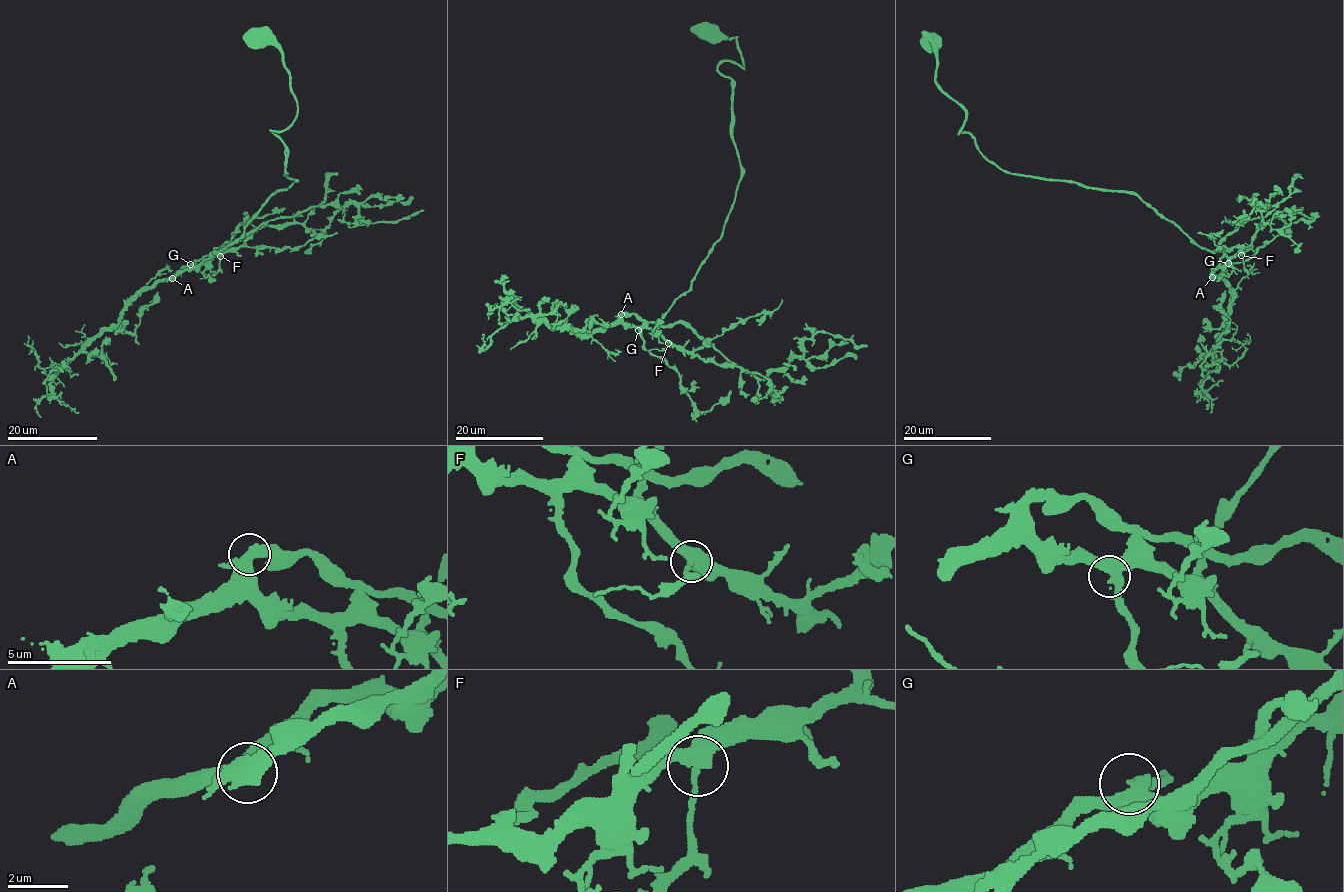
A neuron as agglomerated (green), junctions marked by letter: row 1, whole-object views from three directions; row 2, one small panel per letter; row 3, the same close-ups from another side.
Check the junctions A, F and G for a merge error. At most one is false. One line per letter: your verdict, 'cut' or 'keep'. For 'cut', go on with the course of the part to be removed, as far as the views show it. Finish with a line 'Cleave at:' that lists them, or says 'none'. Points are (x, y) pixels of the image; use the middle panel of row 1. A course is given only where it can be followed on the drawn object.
A: keep
F: keep
G: keep
Cleave at: none

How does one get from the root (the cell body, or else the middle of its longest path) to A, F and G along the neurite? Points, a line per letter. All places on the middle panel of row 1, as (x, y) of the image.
A: (706, 29), (735, 37), (743, 61), (718, 66), (732, 80), (734, 202), (658, 325), (621, 313)
F: (706, 29), (735, 37), (743, 61), (718, 66), (732, 80), (741, 178), (722, 236), (658, 327), (668, 343)
G: (706, 29), (735, 37), (743, 61), (718, 66), (732, 80), (741, 178), (691, 287), (656, 330), (638, 330)

